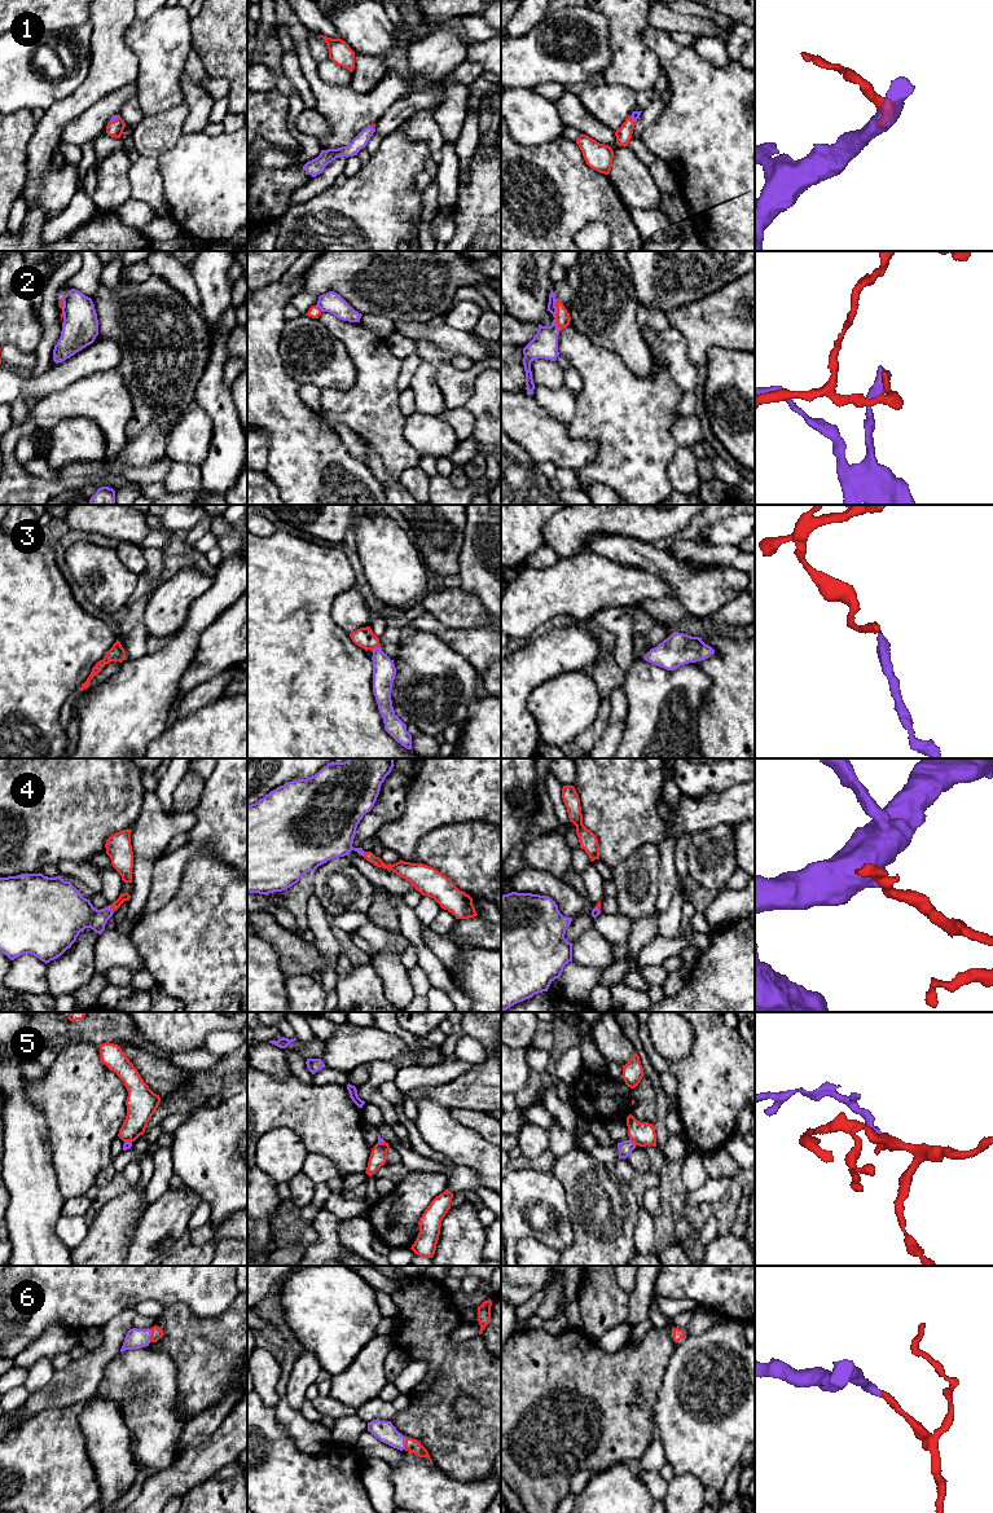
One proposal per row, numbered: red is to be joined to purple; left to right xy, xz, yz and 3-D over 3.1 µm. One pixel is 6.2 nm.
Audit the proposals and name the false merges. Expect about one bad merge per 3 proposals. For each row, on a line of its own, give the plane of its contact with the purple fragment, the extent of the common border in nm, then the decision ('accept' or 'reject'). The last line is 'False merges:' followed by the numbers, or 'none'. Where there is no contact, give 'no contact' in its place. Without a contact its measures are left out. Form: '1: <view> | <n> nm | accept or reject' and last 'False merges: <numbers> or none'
1: xy | 80 nm | accept
2: yz | 190 nm | reject
3: xz | 50 nm | accept
4: xy | 50 nm | accept
5: yz | 60 nm | reject
6: xy | 80 nm | accept
False merges: 2, 5

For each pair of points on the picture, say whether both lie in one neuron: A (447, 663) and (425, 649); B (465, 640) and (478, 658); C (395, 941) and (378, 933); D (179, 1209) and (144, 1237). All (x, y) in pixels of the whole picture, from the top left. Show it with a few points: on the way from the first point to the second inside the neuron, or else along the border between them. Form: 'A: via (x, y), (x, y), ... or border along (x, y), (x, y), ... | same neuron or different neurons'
A: via (442, 663), (430, 654) | same neuron
B: via (469, 643), (478, 654) | same neuron
C: via (391, 941), (386, 941), (382, 937) | same neuron
D: via (170, 1217), (153, 1234) | same neuron

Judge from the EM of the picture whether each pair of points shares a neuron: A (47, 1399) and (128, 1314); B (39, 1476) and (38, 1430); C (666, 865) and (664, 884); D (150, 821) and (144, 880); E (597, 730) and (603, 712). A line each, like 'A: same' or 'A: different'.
A: same
B: same
C: same
D: same
E: same

